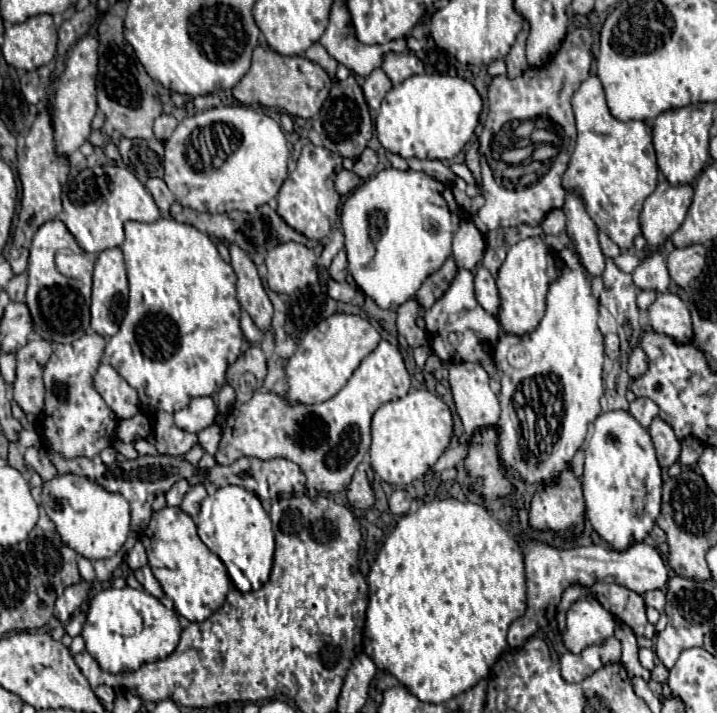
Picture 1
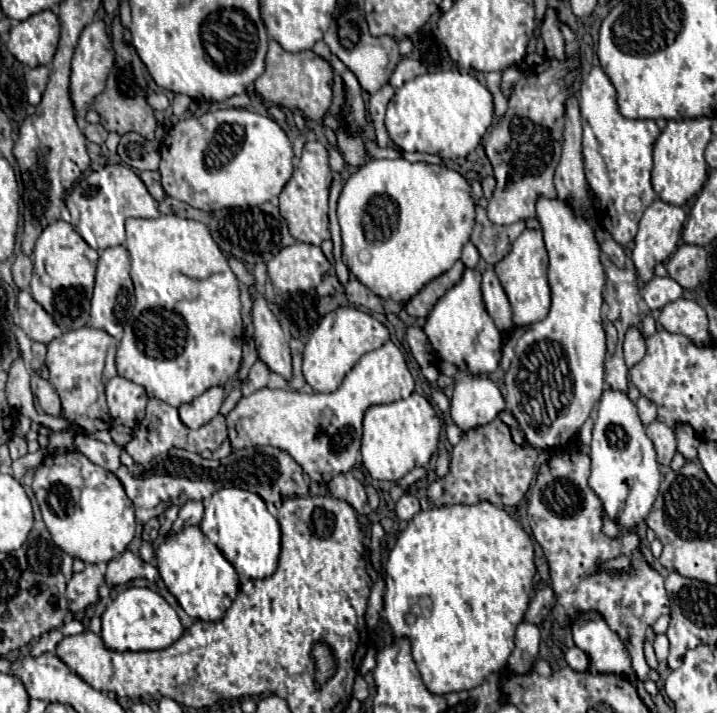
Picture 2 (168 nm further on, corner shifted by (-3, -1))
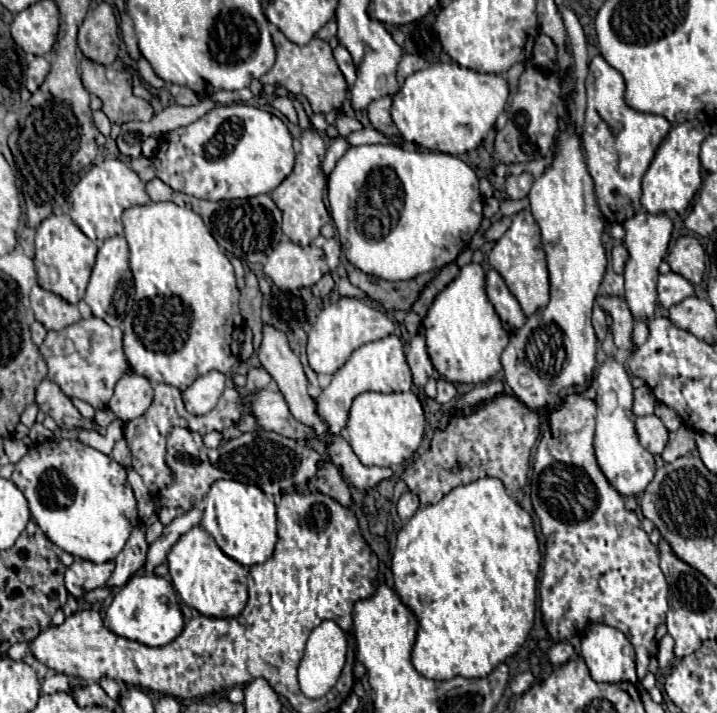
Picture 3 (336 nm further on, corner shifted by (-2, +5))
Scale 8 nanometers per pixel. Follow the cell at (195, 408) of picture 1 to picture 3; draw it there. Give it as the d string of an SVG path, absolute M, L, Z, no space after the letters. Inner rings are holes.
M210 371L210 373L198 377L182 393L182 399L184 399L188 413L192 413L192 415L210 413L216 407L218 397L224 391L224 385L226 385L226 377L220 371Z

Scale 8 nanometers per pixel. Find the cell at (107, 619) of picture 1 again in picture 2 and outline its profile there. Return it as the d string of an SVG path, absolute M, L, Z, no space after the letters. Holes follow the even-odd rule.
M127 587L101 615L101 637L109 649L115 651L157 651L173 645L183 635L183 625L175 609L147 587Z

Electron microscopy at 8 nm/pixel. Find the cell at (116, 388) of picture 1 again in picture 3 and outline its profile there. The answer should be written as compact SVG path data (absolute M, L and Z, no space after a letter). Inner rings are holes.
M128 371L118 379L108 407L118 419L128 423L140 417L150 407L150 403L152 403L150 381L142 375L136 375L134 371Z

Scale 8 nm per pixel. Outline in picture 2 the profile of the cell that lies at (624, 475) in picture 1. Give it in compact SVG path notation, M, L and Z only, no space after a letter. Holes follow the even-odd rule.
M607 387L601 395L593 427L589 477L589 485L603 501L605 515L615 519L625 531L631 531L649 515L659 493L659 483L659 463L653 451L653 443L645 435L645 427L637 415L635 403L627 397L627 393Z

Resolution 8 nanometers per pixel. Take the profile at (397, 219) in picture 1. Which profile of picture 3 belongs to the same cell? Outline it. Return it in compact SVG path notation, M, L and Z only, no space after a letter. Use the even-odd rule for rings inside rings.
M360 145L360 147L350 147L346 155L338 161L336 169L328 177L328 201L330 201L330 215L334 219L334 225L338 229L338 237L342 243L342 251L346 259L358 267L360 271L372 275L372 277L384 277L386 281L408 281L414 279L422 273L436 271L452 261L456 261L458 253L466 249L478 231L482 223L482 195L478 191L478 177L476 173L458 157L438 153L438 151L404 151L402 147L396 145Z

